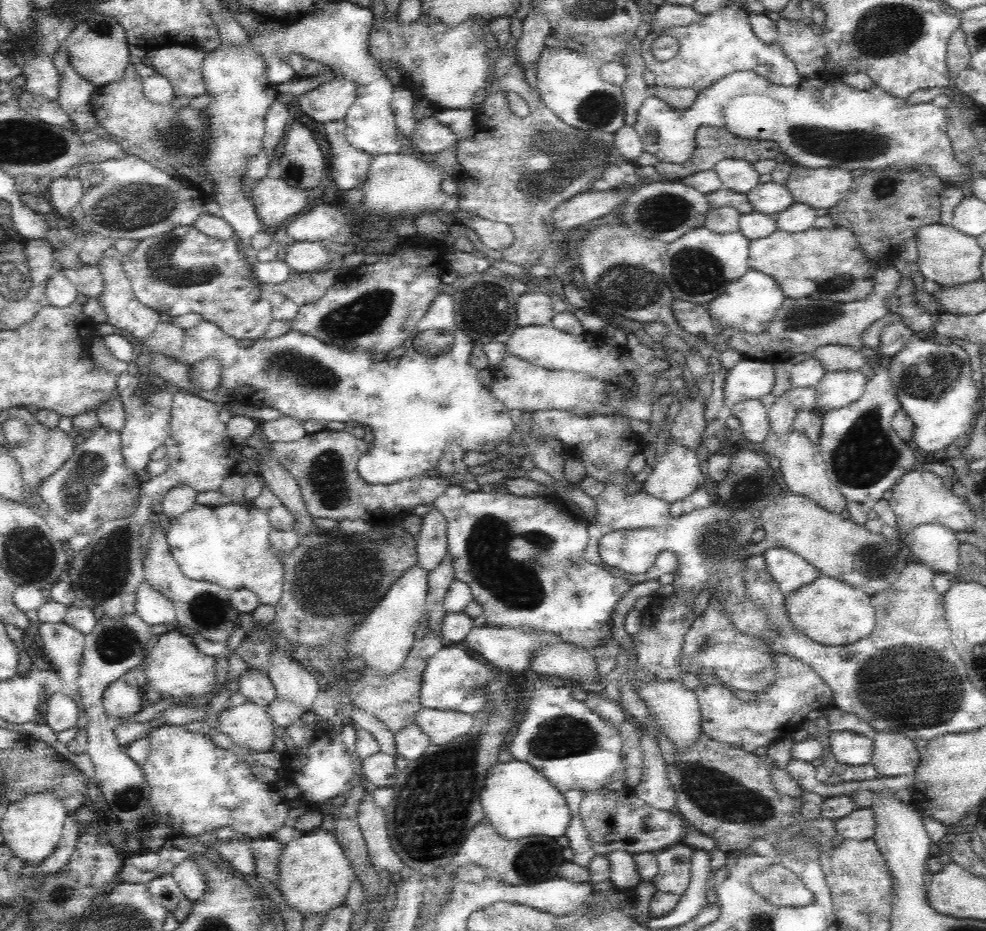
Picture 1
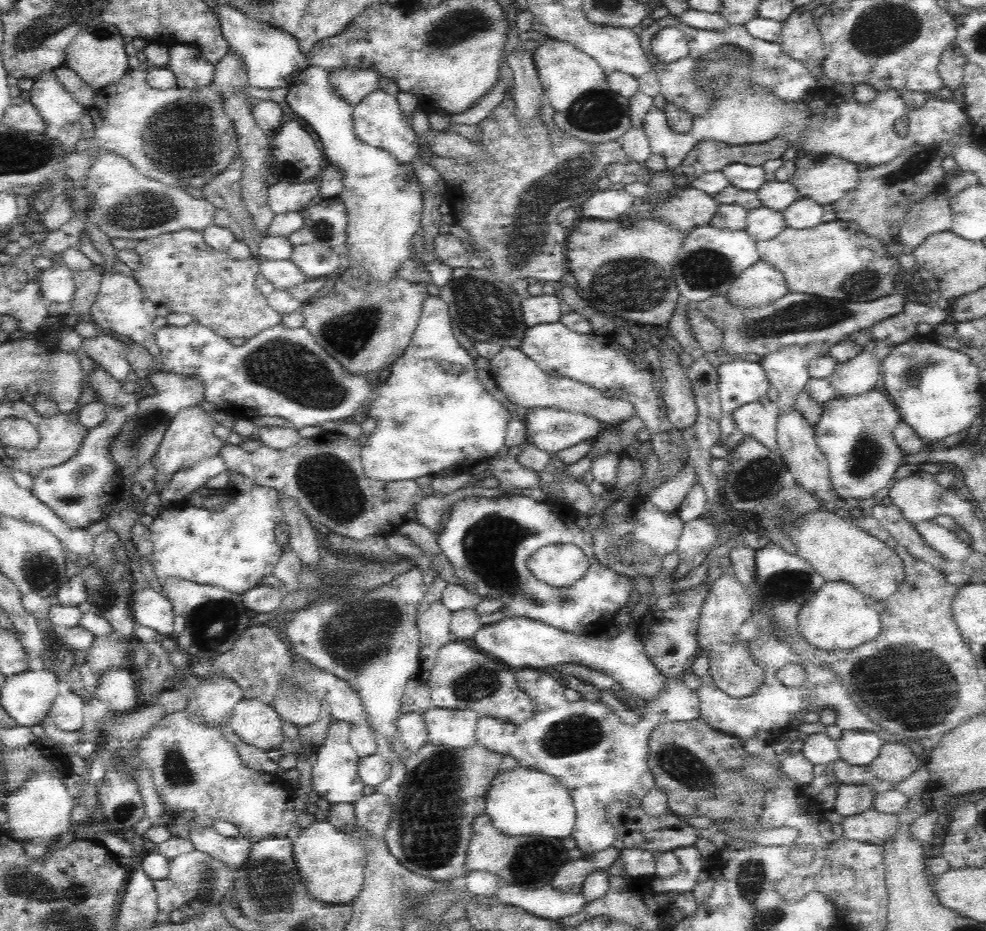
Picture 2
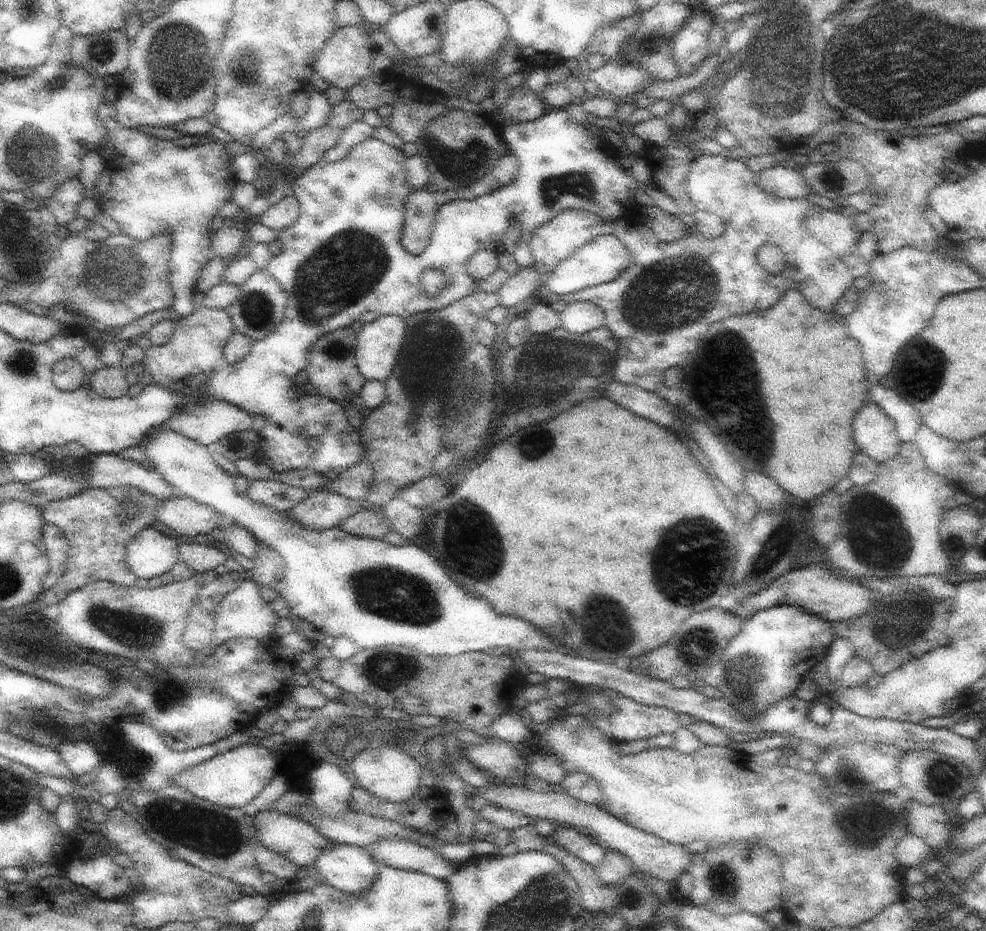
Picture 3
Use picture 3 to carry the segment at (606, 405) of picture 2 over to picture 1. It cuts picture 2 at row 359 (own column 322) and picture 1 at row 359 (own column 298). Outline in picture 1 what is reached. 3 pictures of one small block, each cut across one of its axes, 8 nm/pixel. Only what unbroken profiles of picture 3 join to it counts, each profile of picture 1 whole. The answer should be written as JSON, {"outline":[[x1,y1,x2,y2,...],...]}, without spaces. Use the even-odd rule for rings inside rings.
{"outline":[[507,354,497,368,492,370,490,393,502,401,508,410,535,413,543,410,572,410,579,408,588,414,600,414,600,406,606,404,606,383,587,372,573,370,548,370,531,362]]}

